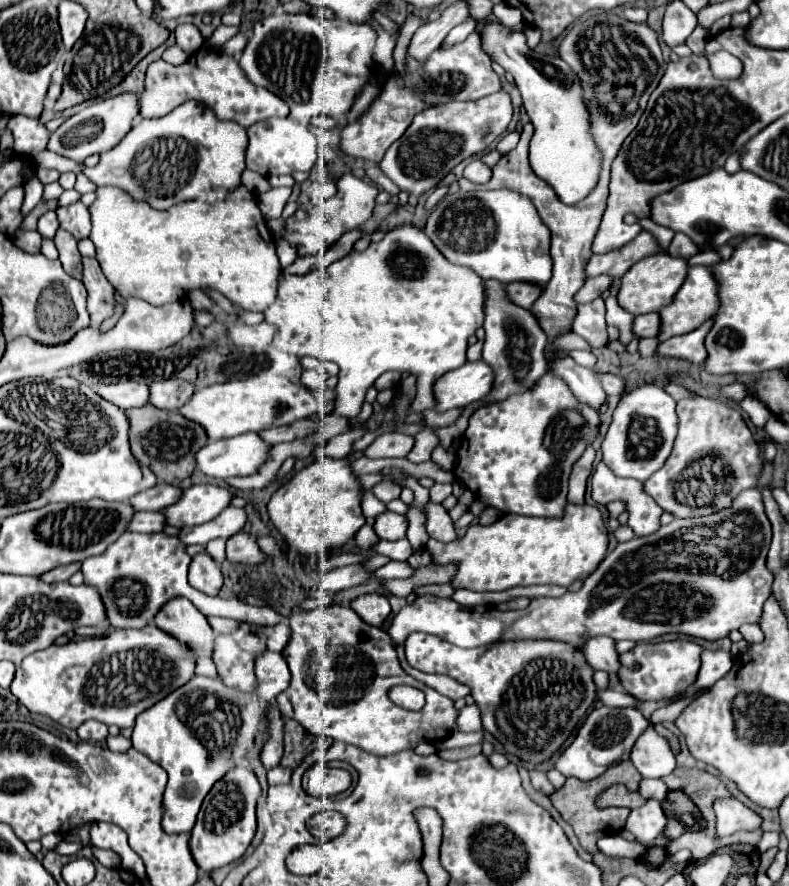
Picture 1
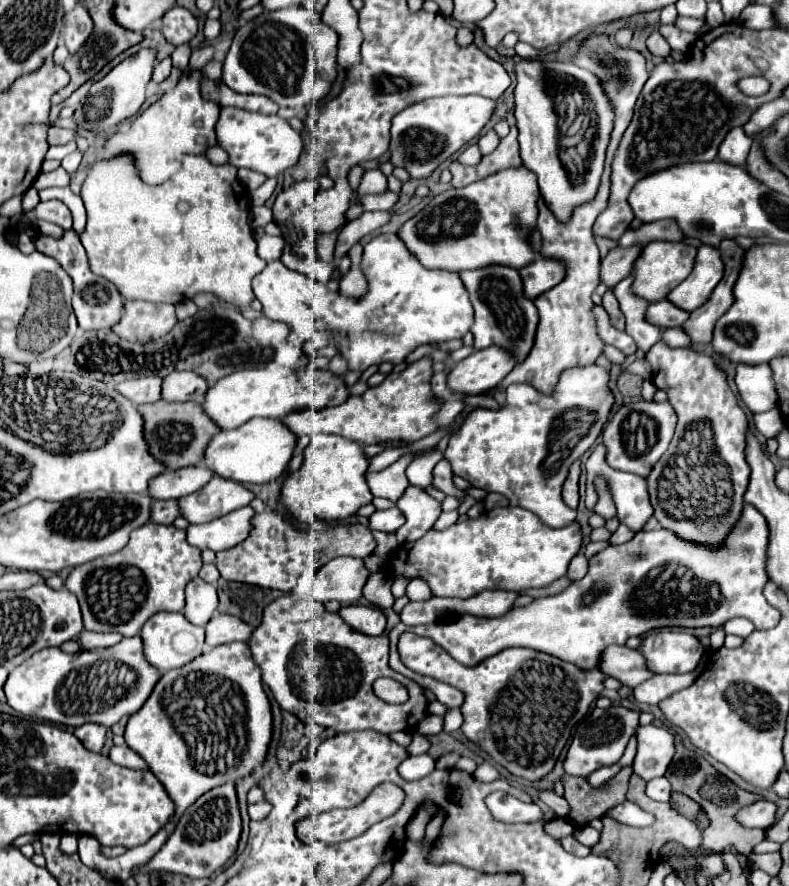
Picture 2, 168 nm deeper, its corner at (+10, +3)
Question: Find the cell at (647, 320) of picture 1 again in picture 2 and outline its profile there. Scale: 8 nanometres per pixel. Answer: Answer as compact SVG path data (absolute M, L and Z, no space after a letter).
M663 299L659 303L651 303L647 307L647 313L645 313L645 321L653 323L653 325L657 325L661 329L679 327L687 317L689 317L689 313L685 313L683 309L677 309L667 299Z

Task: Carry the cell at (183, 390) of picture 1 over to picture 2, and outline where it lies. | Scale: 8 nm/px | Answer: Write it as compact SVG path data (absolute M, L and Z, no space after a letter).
M173 371L161 383L163 401L201 401L205 391L207 381L191 371Z

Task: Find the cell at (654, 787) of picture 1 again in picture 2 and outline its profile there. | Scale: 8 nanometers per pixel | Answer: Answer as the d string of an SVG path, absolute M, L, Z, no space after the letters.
M657 777L657 779L647 781L645 793L653 801L669 801L669 797L671 797L671 785L669 785L669 781L665 777Z

